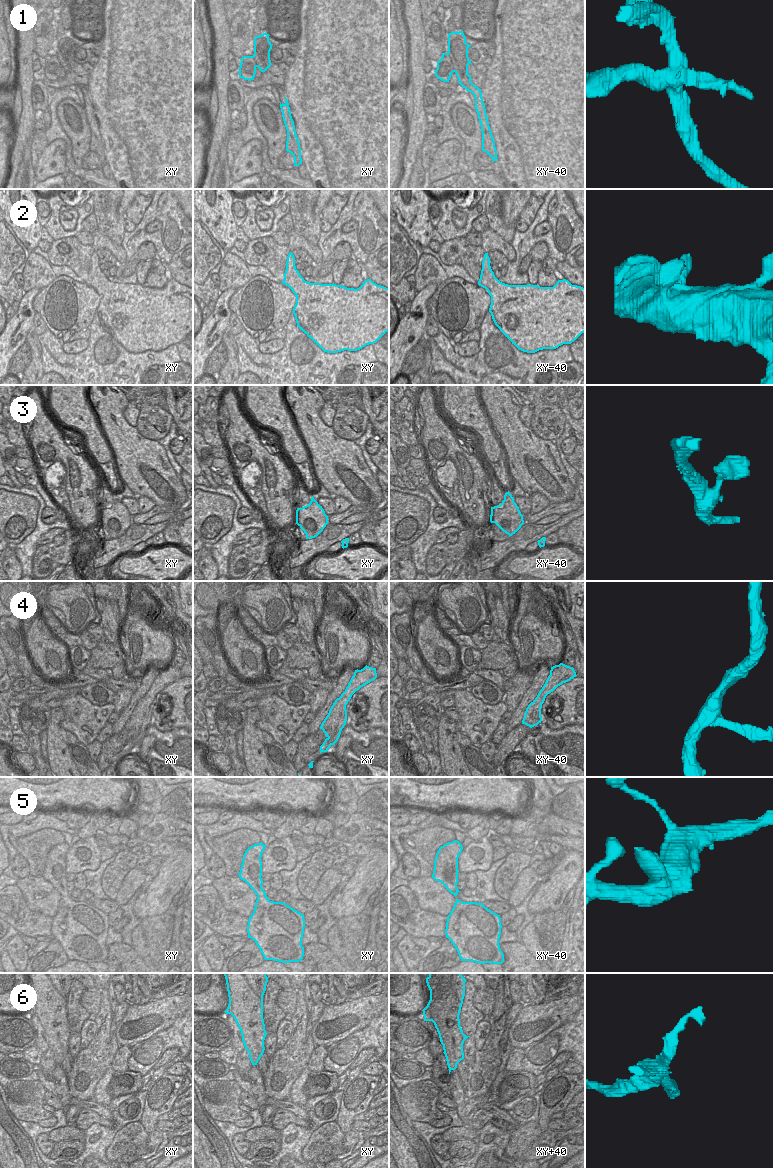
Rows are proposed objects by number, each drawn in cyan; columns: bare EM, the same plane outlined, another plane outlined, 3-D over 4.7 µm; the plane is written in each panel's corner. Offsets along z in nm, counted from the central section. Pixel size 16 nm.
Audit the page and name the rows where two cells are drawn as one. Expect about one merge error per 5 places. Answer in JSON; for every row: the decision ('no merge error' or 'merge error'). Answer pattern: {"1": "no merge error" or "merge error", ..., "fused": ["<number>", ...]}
{"1": "merge error", "2": "no merge error", "3": "no merge error", "4": "merge error", "5": "no merge error", "6": "merge error", "fused": ["1", "4", "6"]}

